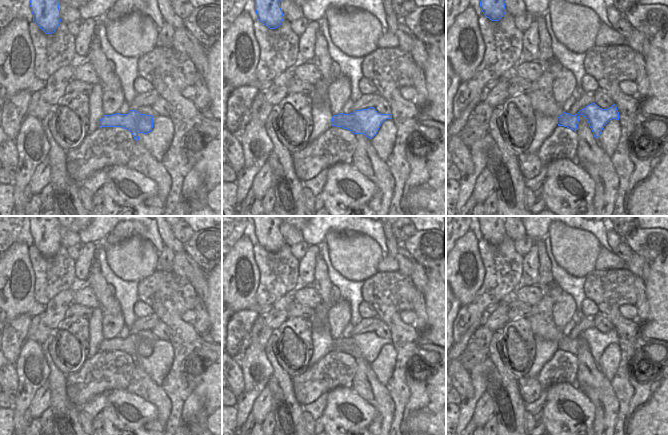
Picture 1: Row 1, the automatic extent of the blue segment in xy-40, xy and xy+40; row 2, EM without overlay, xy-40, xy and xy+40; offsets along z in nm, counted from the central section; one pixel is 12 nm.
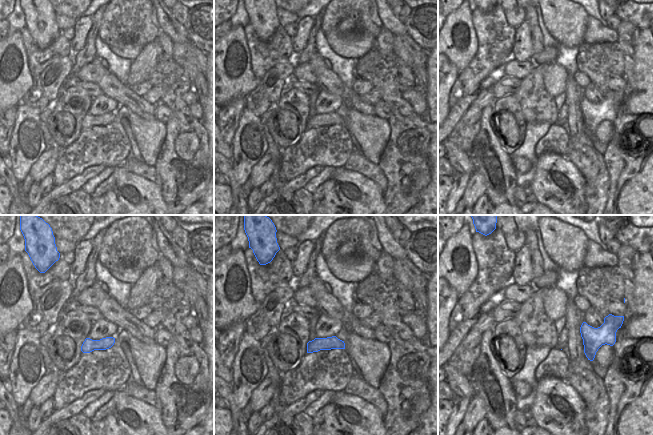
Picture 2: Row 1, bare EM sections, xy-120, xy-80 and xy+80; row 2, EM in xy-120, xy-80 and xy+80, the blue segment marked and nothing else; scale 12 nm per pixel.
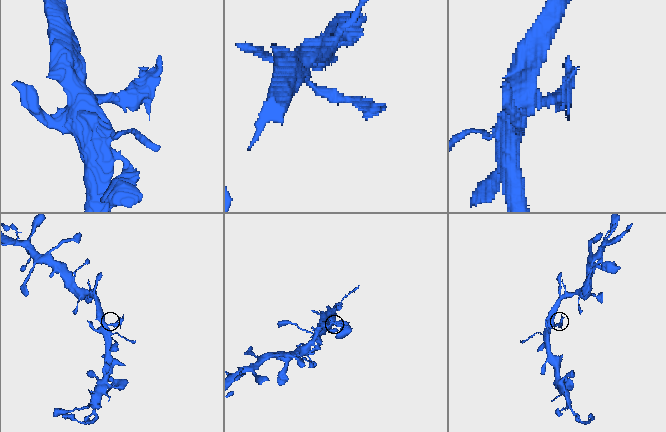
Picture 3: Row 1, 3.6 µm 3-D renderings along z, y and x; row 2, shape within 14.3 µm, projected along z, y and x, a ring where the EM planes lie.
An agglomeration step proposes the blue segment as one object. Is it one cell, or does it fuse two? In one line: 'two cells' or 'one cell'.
one cell

